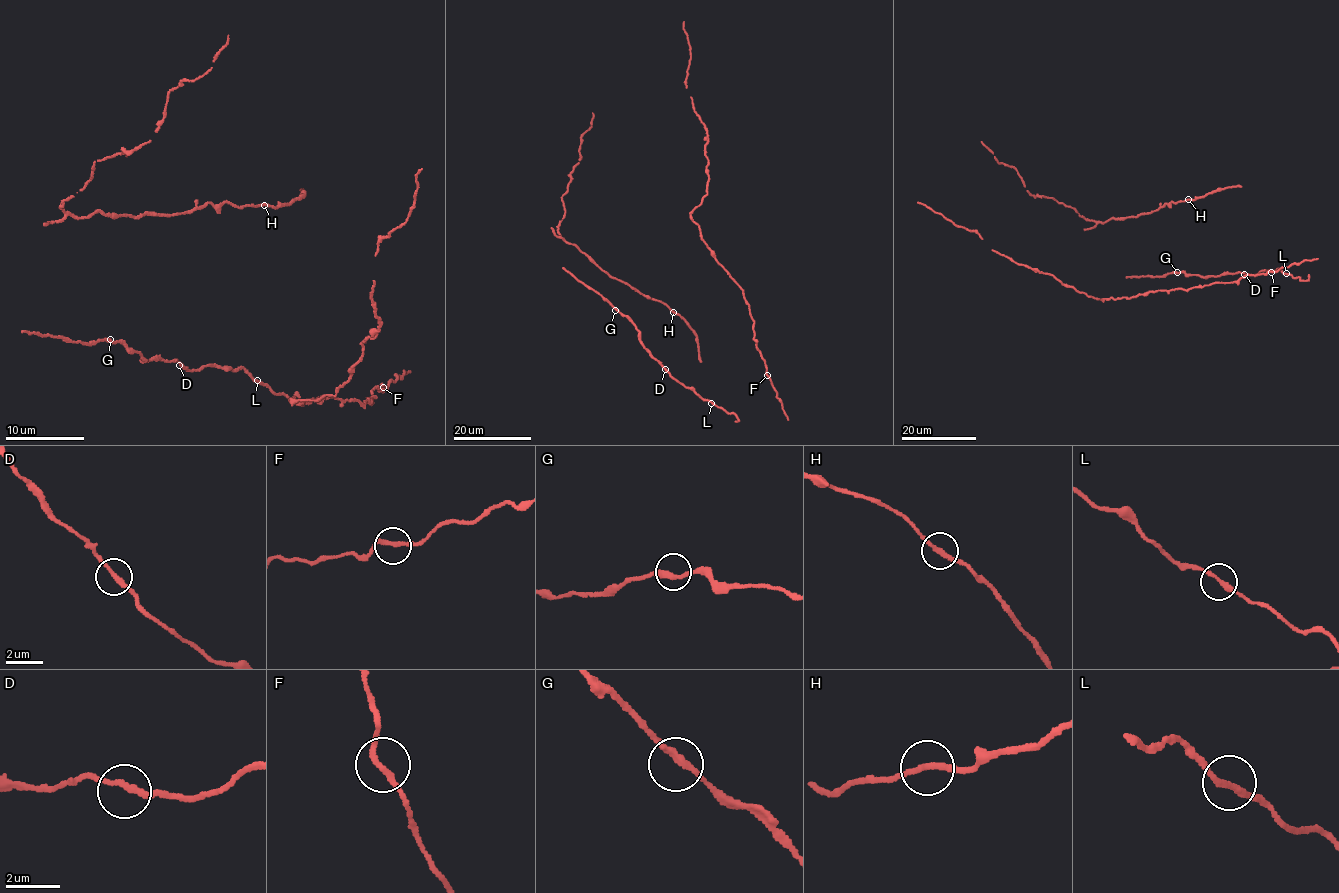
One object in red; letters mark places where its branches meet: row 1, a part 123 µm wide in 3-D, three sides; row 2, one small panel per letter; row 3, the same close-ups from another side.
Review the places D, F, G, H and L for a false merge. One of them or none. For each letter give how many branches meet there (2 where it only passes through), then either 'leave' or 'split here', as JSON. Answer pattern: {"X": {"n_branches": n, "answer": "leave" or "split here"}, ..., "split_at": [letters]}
{"D": {"n_branches": 2, "answer": "leave"}, "F": {"n_branches": 2, "answer": "leave"}, "G": {"n_branches": 2, "answer": "leave"}, "H": {"n_branches": 2, "answer": "leave"}, "L": {"n_branches": 2, "answer": "leave"}, "split_at": []}

